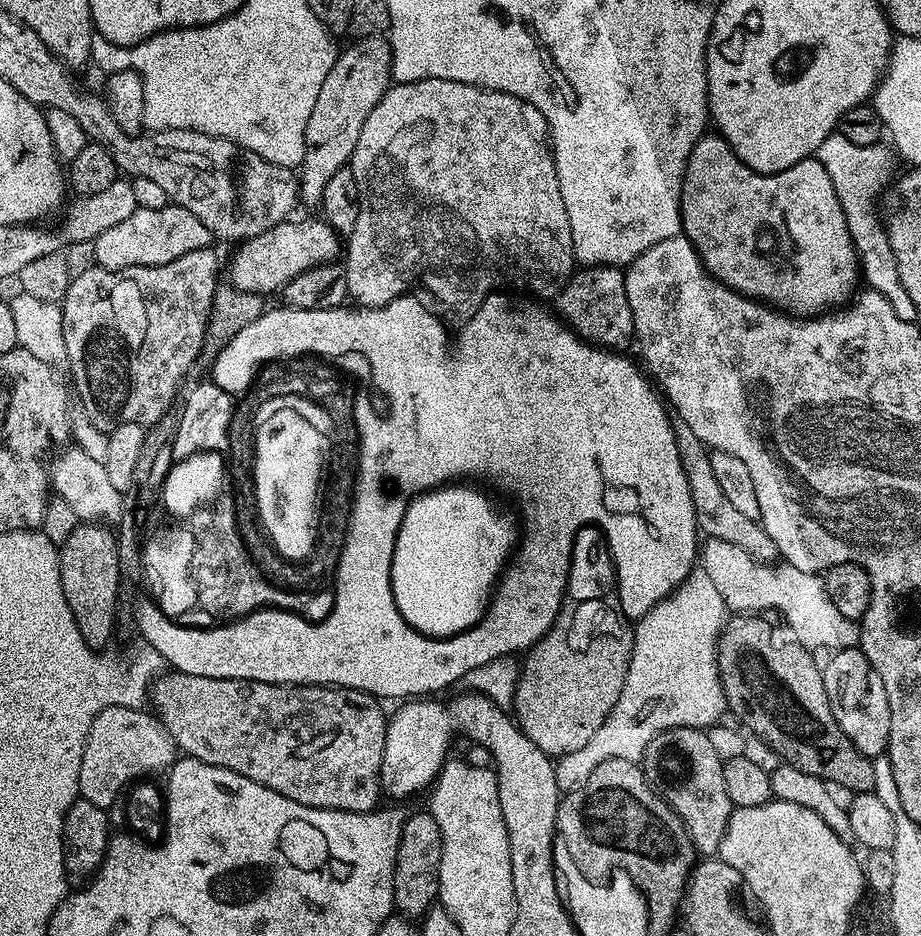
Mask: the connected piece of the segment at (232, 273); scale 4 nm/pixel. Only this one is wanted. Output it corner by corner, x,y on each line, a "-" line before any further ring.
323,219
304,220
301,224
292,224
293,222
285,222
278,226
270,226
270,230
266,230
262,234
258,234
254,238
243,241
239,245
240,250
236,257
232,260
232,265
227,265
226,276
232,287
238,290
246,290
253,292
262,297
267,297
268,292
279,293
286,286
286,282
290,282
290,278
298,278
298,274
302,274
311,268
317,268
319,264
330,264
337,259
336,255
341,255
342,240
329,224
324,223

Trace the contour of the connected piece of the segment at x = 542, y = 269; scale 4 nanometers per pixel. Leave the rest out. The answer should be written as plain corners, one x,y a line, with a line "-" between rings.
430,78
429,80
415,80
413,84
393,83
385,96
378,102
378,106
374,106
374,110
370,110
370,118
366,118
366,122
362,126
362,135
358,138
358,146
354,146
354,154
350,161
350,167
354,178
358,182
358,190
360,191
360,213
358,214
358,226
354,226
351,236
346,240
346,256
348,252
348,264
344,268
344,273
348,279
348,294
349,297
359,307
362,308
384,308
394,298
405,295
409,291
408,288
412,283
421,284
426,291
432,296
437,296
438,299
444,300
445,304
453,308
461,318
467,318
482,306
482,302
487,296
491,296
493,292
503,289
505,286
504,279
507,278
510,283
516,288
521,288
521,293
531,294
533,297
541,298
540,296
549,296
555,298
559,296
564,283
572,277
574,269
577,267
578,261
574,254
574,242
570,234
570,218
566,218
566,206
562,202
562,190
560,183
556,177
556,161
552,158
552,149
550,147
550,137
548,134
548,123
542,114
542,110
538,110
533,104
527,104
525,100
520,100
516,96
512,96
508,92
491,92
488,88
479,88
473,84
466,82
450,82
442,78

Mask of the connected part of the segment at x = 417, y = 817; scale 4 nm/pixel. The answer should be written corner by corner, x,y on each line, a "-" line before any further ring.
431,811
416,812
404,822
402,838
398,842
398,858
394,866
394,908
401,916
423,917
437,903
440,894
440,859
442,834

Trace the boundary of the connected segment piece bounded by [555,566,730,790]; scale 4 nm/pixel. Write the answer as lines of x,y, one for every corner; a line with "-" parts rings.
697,566
678,585
675,592
658,602
658,606
651,608
641,620
635,621
632,657
622,694
618,694
614,710
610,710
606,722
598,726
594,738
590,738
586,746
574,750
574,754
566,754
555,761
556,781
561,790
582,786
582,782
590,778
592,771
610,758
639,761
649,742
667,728
711,729
711,724
725,714
728,707
719,678
716,647
719,646
720,632
729,616
728,607
722,602
722,594
718,594
718,589
706,575
706,570

